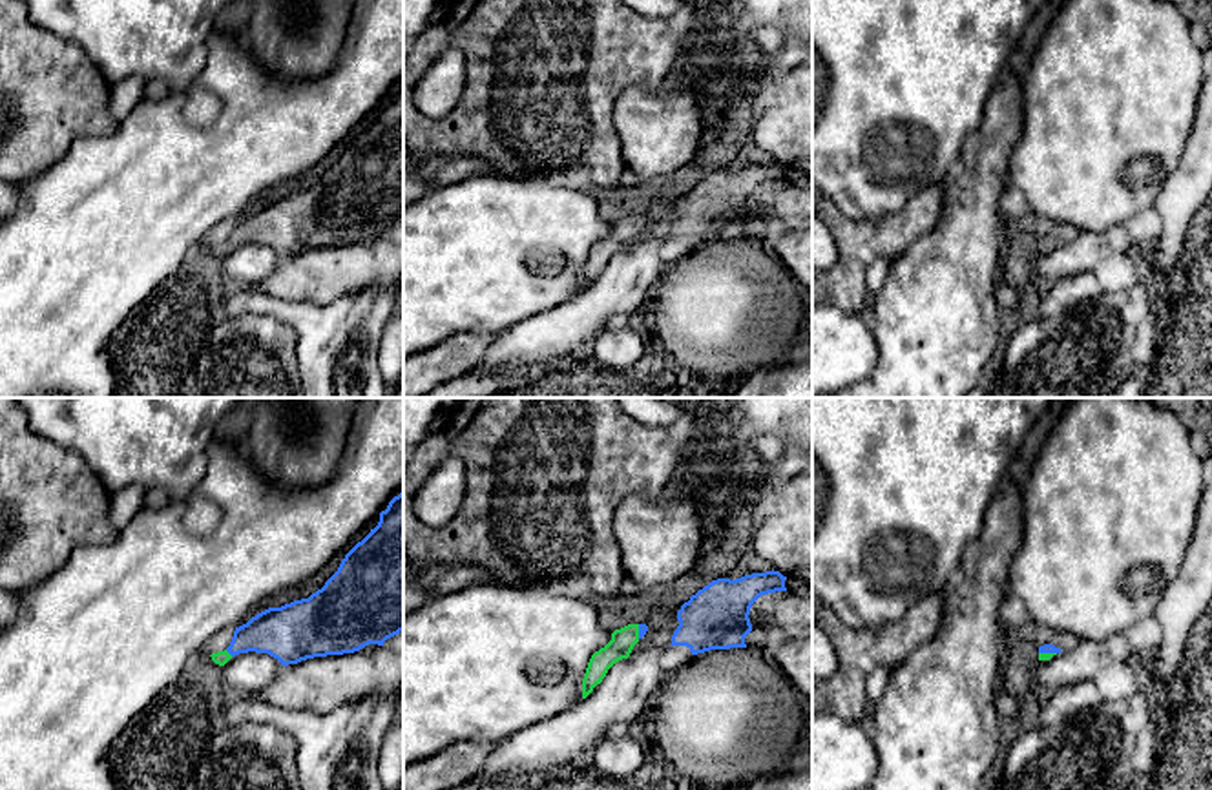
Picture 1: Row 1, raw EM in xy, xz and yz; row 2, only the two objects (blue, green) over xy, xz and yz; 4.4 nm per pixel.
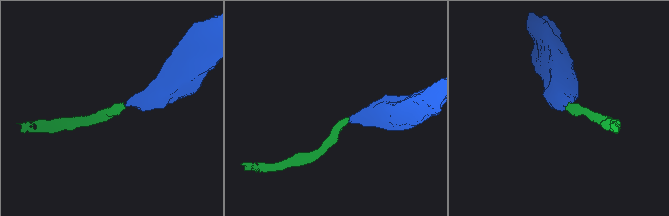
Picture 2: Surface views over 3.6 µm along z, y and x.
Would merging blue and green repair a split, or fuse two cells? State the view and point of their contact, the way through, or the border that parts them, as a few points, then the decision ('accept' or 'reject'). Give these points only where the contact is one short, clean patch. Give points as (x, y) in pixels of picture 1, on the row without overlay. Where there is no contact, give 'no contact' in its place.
xy (229, 243) | across xy (282, 223), (247, 228), (229, 243), (221, 249) | accept

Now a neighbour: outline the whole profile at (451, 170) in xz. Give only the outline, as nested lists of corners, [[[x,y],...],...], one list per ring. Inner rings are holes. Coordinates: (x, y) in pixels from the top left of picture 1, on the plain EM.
[[[471,155],[447,157],[434,164],[429,173],[429,190],[442,188],[445,184],[454,184],[465,181],[473,175],[482,173],[482,161]]]

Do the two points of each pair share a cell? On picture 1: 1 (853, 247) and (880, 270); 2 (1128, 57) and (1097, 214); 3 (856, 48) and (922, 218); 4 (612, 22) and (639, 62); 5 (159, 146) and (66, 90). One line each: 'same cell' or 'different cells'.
1: different cells
2: same cell
3: different cells
4: same cell
5: different cells

